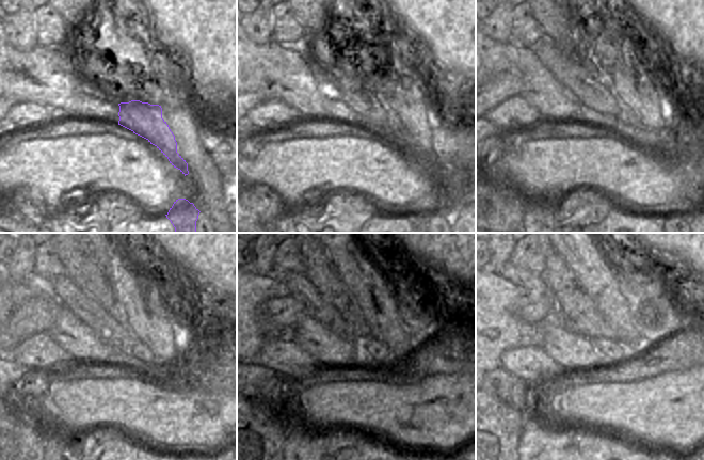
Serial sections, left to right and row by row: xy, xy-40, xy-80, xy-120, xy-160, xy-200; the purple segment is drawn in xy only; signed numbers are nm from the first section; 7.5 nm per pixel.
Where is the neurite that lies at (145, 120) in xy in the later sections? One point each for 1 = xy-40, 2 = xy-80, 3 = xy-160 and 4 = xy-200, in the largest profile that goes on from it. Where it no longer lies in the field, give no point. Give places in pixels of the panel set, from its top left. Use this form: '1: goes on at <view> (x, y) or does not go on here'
1: goes on at xy-40 (364, 100)
2: goes on at xy-80 (585, 86)
3: goes on at xy-160 (298, 285)
4: goes on at xy-200 (528, 281)

